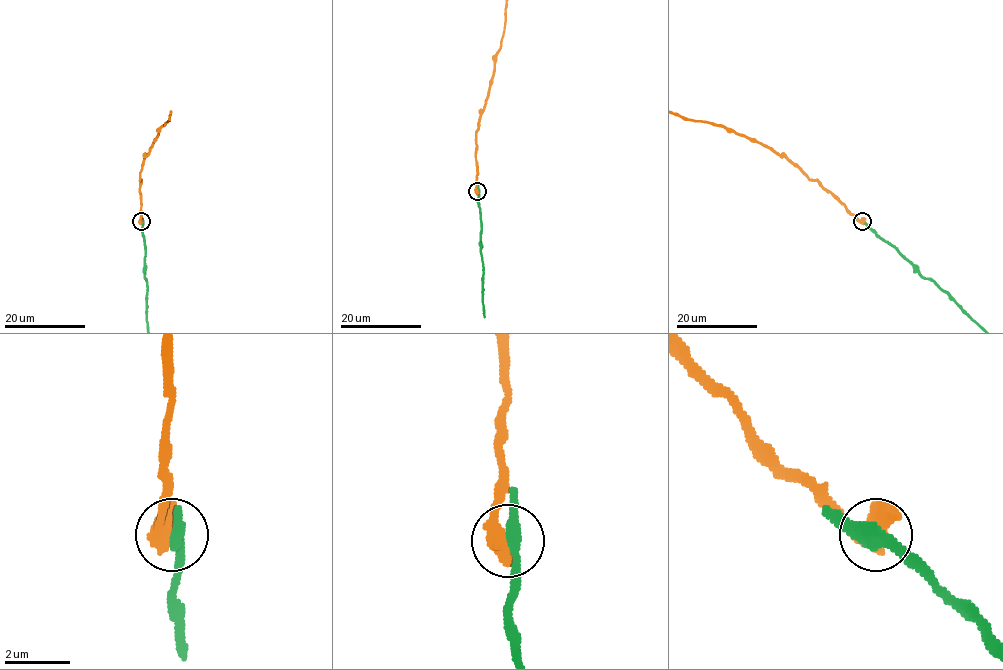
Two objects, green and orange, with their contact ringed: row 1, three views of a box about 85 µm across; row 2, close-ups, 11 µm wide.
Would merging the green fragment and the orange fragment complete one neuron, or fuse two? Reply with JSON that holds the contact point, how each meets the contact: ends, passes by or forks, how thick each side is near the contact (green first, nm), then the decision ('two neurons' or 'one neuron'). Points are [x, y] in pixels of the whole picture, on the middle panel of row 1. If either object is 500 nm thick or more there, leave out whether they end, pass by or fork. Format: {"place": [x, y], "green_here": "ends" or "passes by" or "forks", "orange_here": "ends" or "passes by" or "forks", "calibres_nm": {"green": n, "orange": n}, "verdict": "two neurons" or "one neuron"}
{"place": [477, 191], "calibres_nm": {"green": 360, "orange": 750}, "verdict": "two neurons"}

